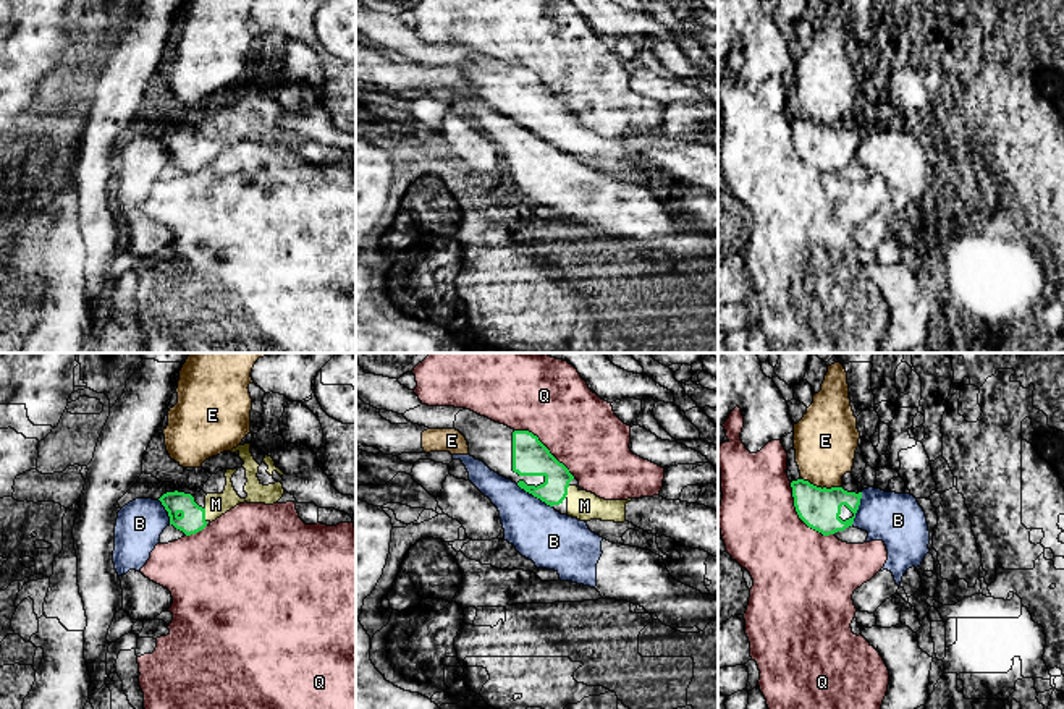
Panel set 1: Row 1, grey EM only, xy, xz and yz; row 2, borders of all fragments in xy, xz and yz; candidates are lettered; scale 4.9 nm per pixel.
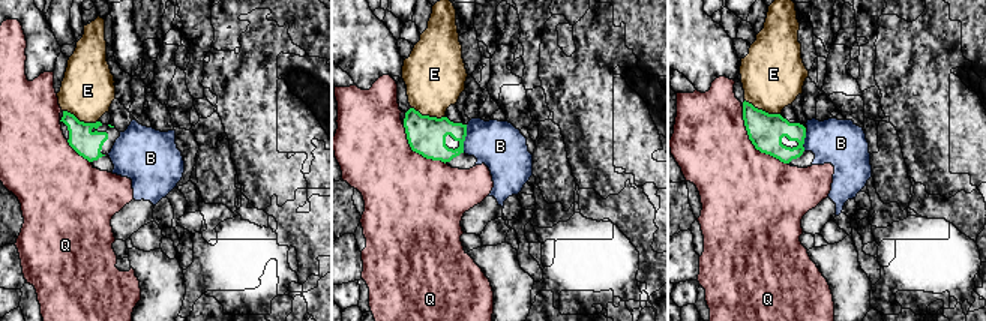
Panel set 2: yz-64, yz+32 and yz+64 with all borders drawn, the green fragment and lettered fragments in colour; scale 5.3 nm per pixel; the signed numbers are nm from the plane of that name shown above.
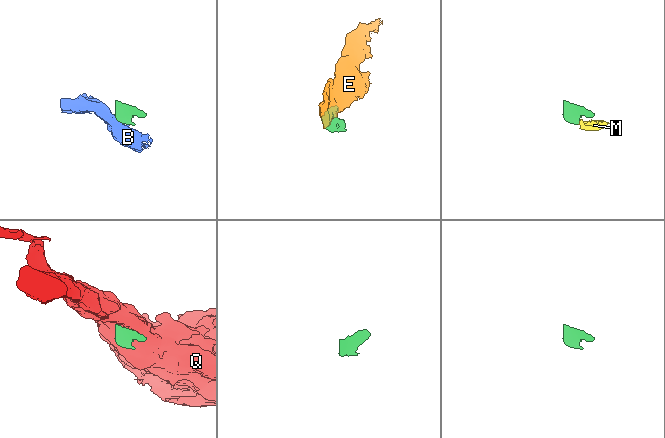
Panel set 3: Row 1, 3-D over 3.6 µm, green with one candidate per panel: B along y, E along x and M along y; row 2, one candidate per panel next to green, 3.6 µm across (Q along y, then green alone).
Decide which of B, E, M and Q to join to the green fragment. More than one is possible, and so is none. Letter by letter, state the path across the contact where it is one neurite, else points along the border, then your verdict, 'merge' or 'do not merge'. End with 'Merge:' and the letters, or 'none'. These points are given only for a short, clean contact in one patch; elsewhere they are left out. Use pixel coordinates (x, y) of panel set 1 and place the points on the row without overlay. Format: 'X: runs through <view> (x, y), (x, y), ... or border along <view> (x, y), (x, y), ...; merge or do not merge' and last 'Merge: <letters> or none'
B: border along xz (516, 122), (552, 144); do not merge
E: border along yz (802, 115), (822, 125), (840, 125); do not merge
M: runs through xy (193, 154), (204, 152), (215, 141); merge
Q: do not merge
Merge: M

